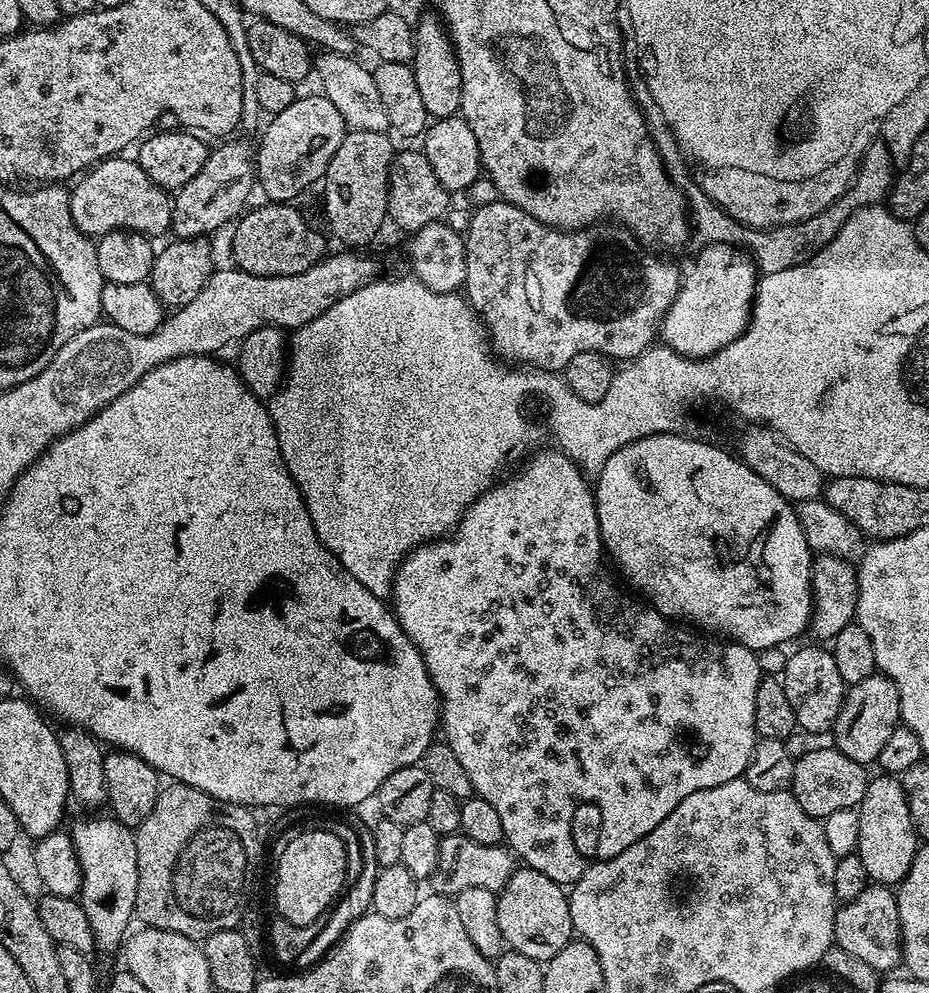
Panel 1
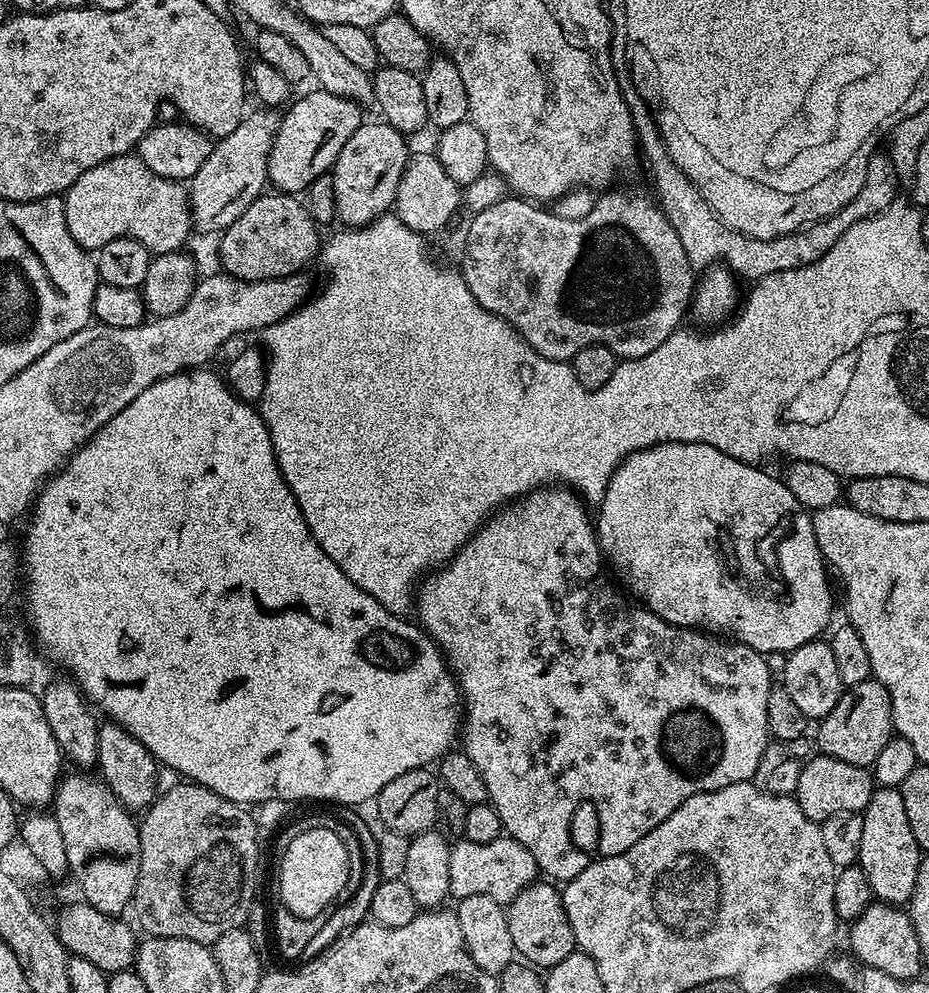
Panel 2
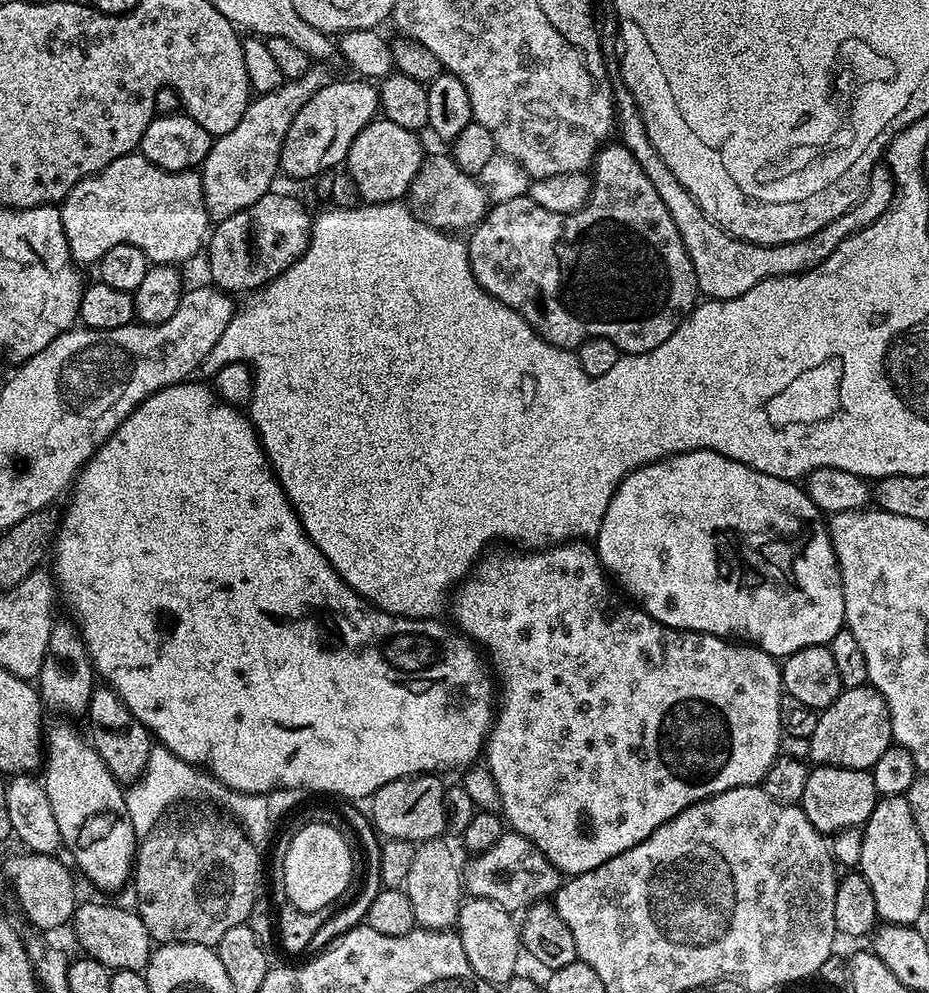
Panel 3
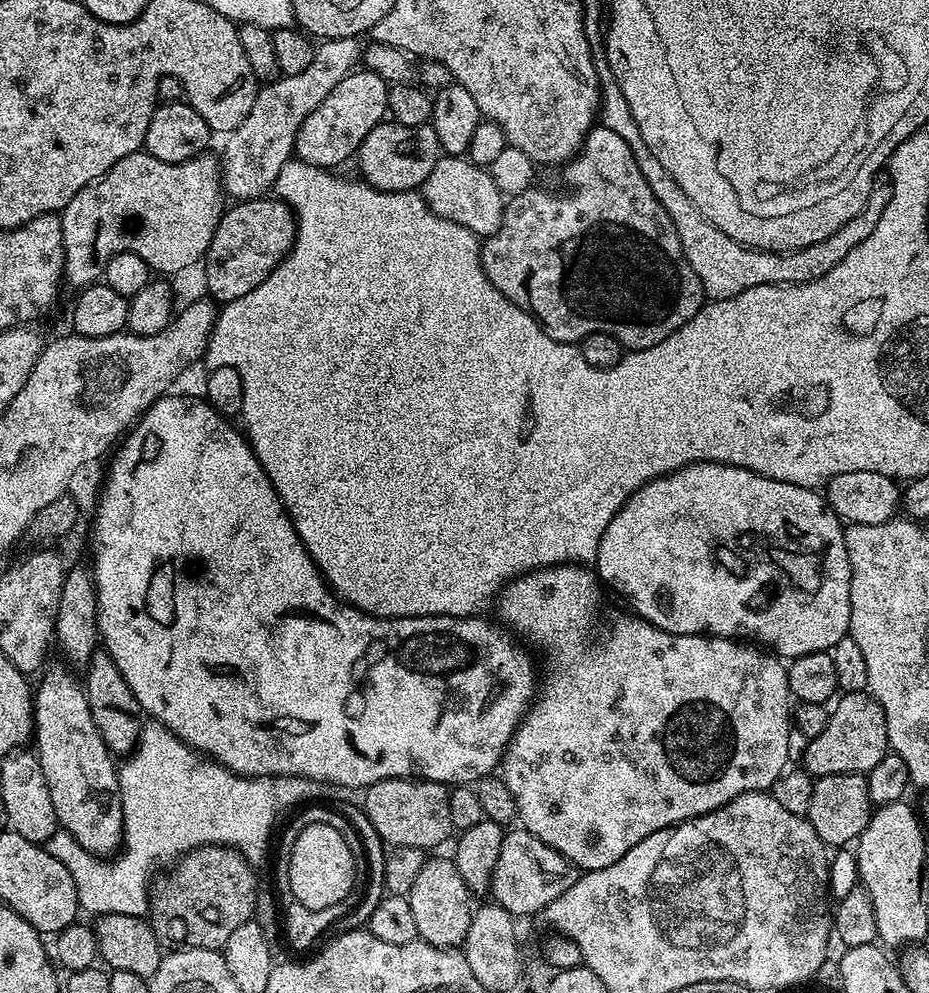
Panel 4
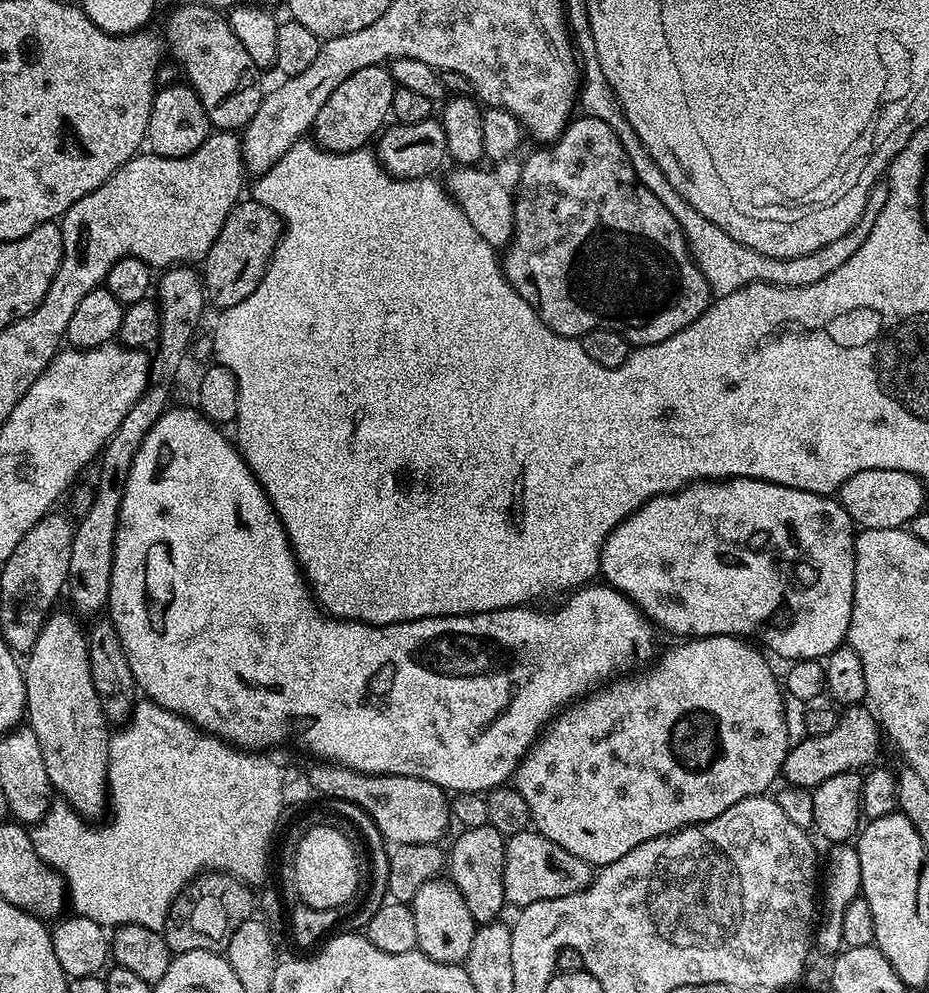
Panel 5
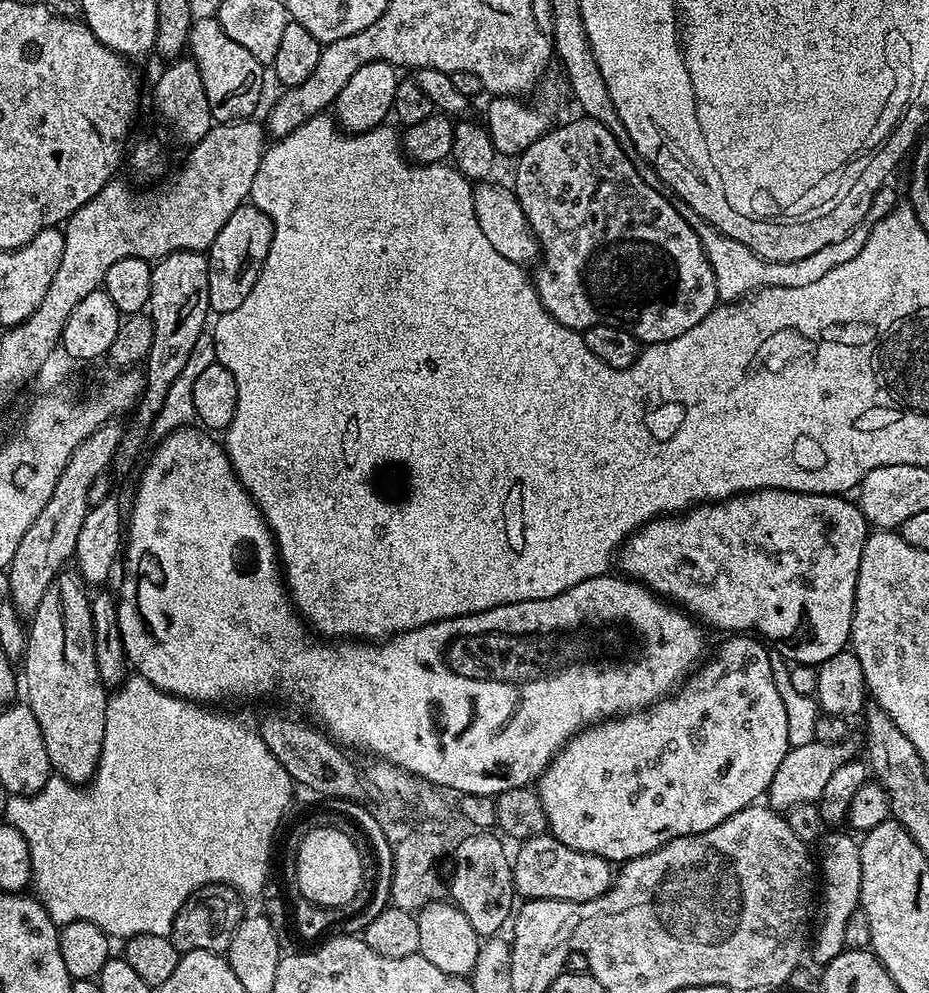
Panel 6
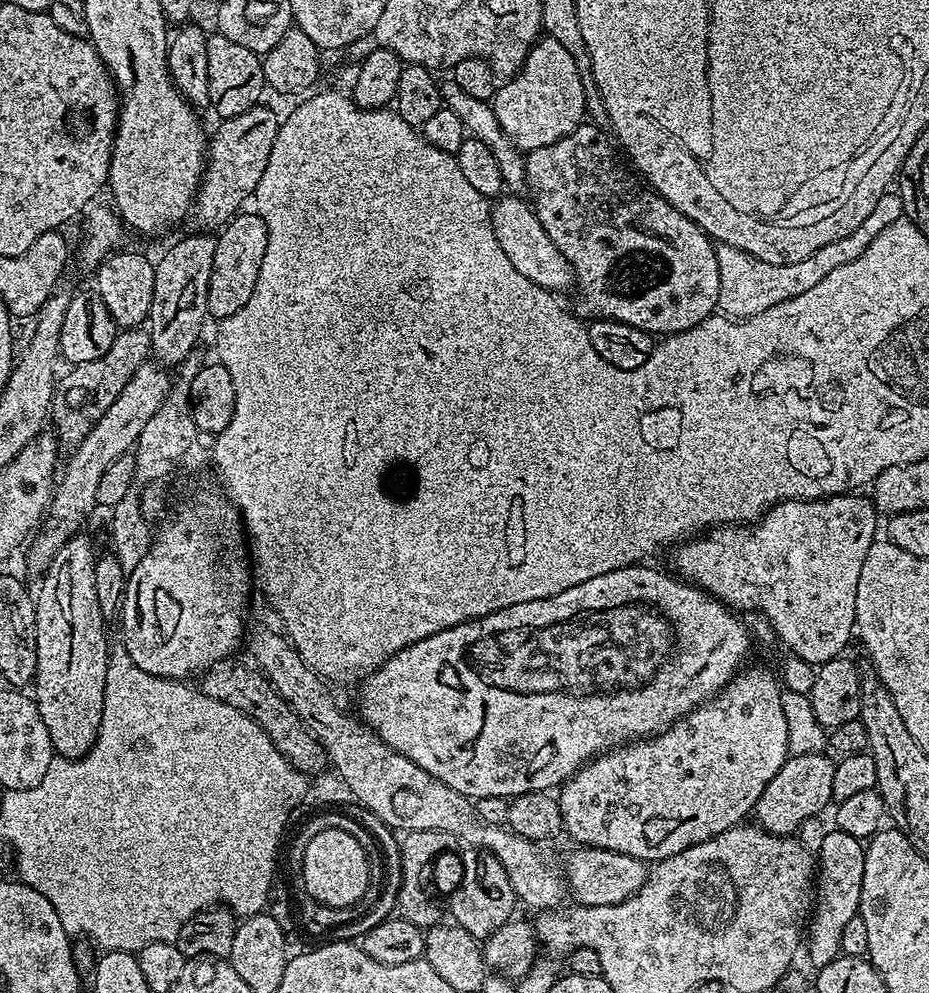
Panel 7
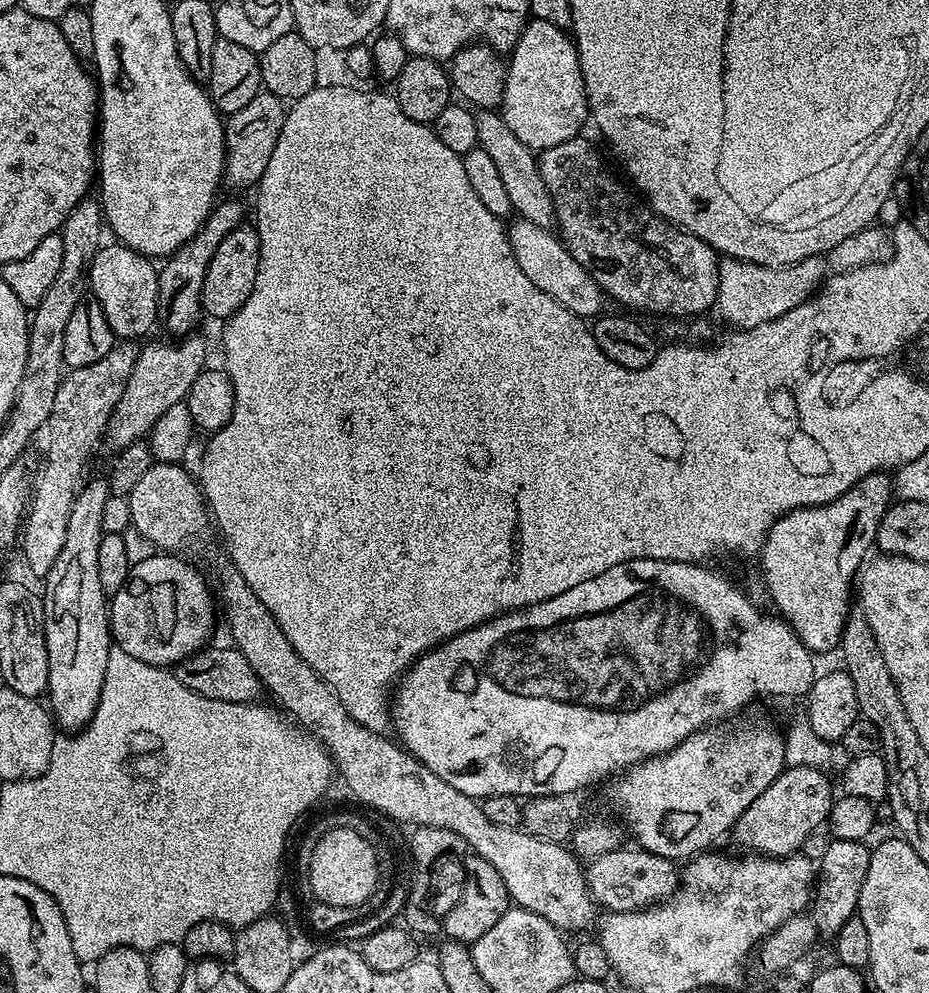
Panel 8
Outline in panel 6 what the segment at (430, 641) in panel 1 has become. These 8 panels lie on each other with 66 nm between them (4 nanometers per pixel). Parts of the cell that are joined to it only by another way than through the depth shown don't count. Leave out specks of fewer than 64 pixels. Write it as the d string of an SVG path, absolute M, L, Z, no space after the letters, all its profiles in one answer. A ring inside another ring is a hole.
M732 634L725 640L728 641L717 650L713 660L705 659L675 691L664 699L649 704L647 708L625 712L613 719L601 720L598 724L589 724L568 739L564 747L552 757L548 769L542 773L539 780L535 781L534 791L540 796L542 810L546 810L548 832L558 842L562 842L562 846L570 846L570 850L594 854L602 857L603 860L613 862L633 860L642 854L650 854L658 850L663 844L668 844L676 838L714 830L718 822L726 822L726 818L738 814L738 810L749 808L767 793L774 773L778 771L782 758L786 758L789 750L786 709L779 693L782 688L779 683L776 684L776 672L772 669L771 658L768 657L769 649L755 635Z

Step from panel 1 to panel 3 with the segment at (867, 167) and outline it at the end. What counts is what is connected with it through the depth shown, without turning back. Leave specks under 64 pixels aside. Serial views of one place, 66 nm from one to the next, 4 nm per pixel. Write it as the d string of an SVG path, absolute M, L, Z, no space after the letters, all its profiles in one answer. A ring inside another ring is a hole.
M622 82L612 85L612 93L616 99L616 128L618 129L619 143L634 154L638 166L642 166L642 174L650 178L654 191L662 203L666 205L666 211L670 218L674 218L674 226L678 226L678 234L682 238L682 246L686 246L686 254L690 254L690 262L694 266L696 275L696 287L701 297L710 300L729 300L738 298L738 294L746 294L750 286L758 286L766 278L775 276L799 276L802 272L809 272L816 268L842 242L846 242L858 230L870 226L890 206L890 202L896 196L896 178L887 163L878 162L872 167L868 175L868 191L859 204L855 204L849 212L842 214L834 222L830 222L818 234L810 234L810 238L790 242L789 244L751 244L745 240L735 240L728 232L724 232L694 202L690 190L670 174L670 166L660 160L658 150L654 148L654 142L648 140L646 126L642 122L642 114L634 102L634 94ZM620 132L620 136L619 136Z

